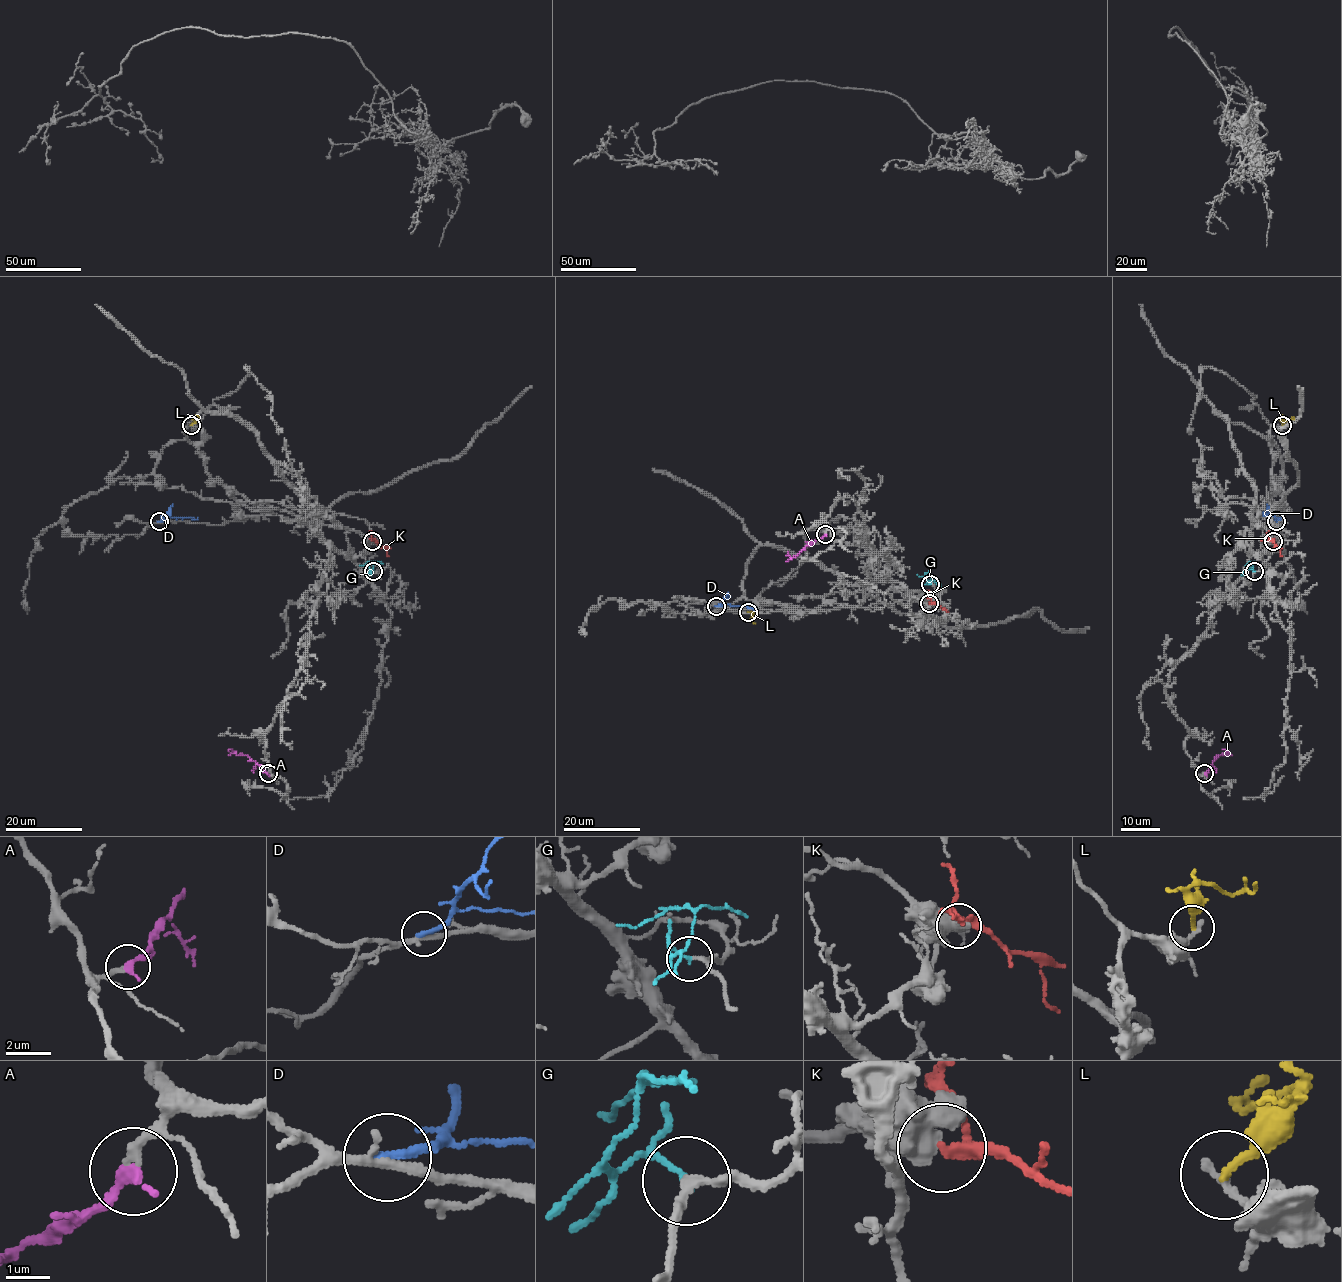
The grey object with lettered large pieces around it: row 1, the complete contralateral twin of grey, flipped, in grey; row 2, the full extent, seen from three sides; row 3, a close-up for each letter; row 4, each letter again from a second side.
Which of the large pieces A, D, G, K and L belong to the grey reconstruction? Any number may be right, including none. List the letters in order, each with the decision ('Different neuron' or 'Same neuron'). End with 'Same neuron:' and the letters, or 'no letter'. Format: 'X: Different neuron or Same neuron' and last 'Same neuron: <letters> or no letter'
A: Same neuron
D: Different neuron
G: Same neuron
K: Different neuron
L: Different neuron
Same neuron: A, G

